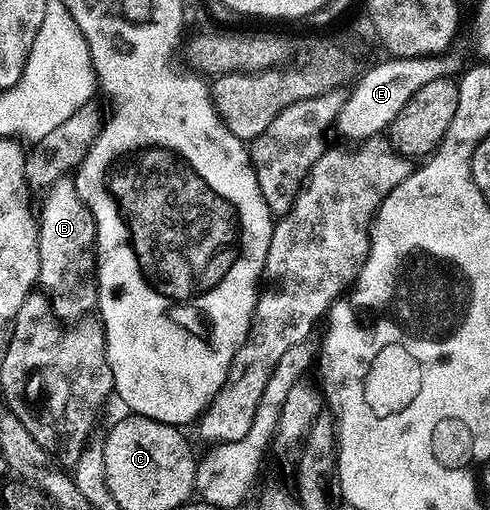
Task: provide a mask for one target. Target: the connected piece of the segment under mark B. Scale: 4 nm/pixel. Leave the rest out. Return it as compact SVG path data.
M71 177L63 178L62 180L58 180L54 185L52 185L51 189L46 192L46 195L43 197L44 207L39 208L38 210L38 229L40 231L40 235L38 236L38 272L40 273L38 279L38 286L45 297L48 298L49 305L52 306L53 313L56 314L57 318L61 323L64 324L76 324L79 318L84 318L88 313L95 311L97 309L96 304L96 221L94 220L94 216L90 212L90 208L86 208L86 204L82 199L78 196L78 192L76 191L75 181Z

